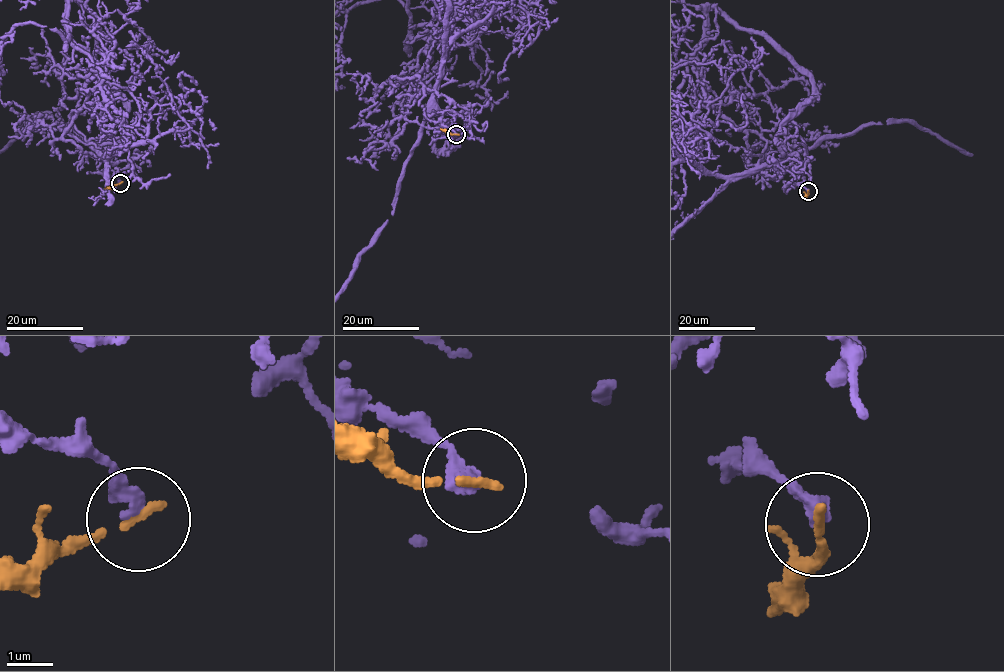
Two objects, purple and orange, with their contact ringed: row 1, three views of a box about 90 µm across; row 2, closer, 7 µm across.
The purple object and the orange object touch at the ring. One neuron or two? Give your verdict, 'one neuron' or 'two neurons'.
two neurons

